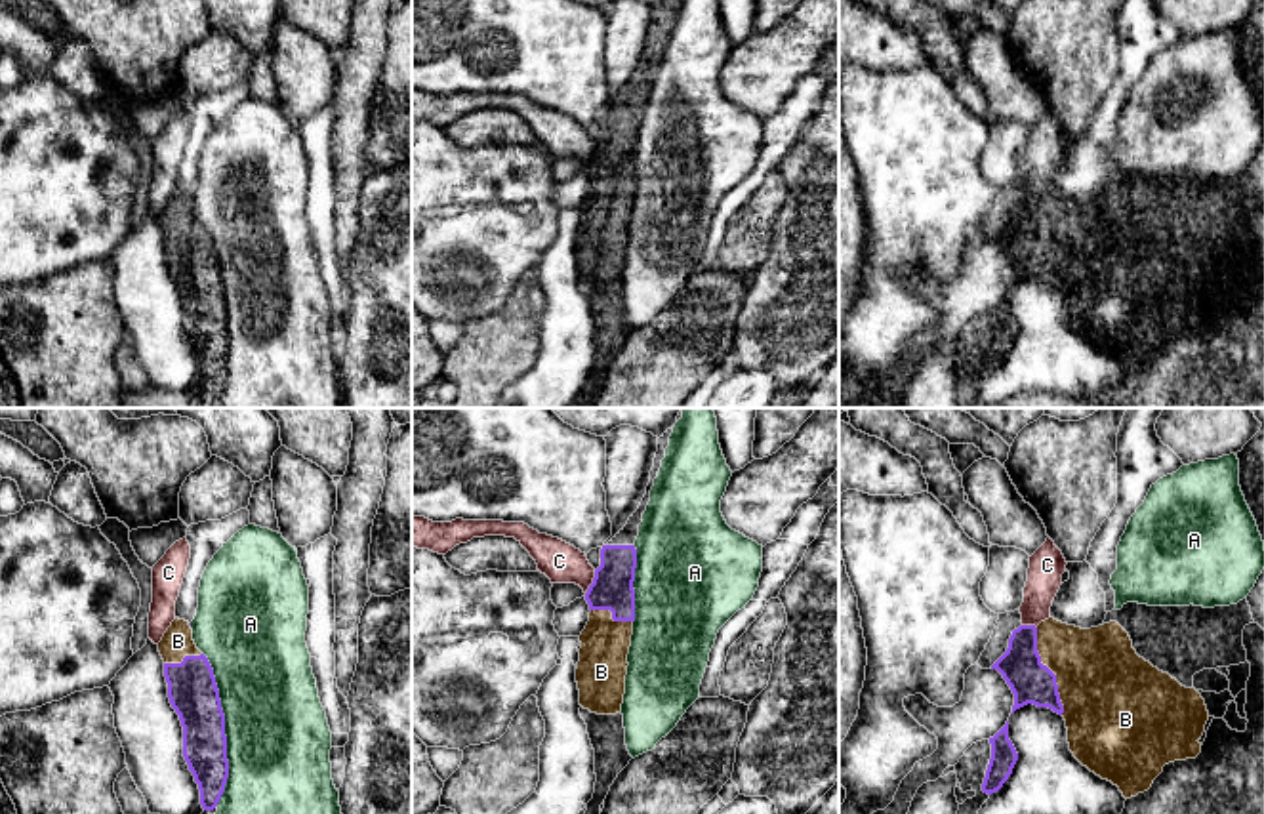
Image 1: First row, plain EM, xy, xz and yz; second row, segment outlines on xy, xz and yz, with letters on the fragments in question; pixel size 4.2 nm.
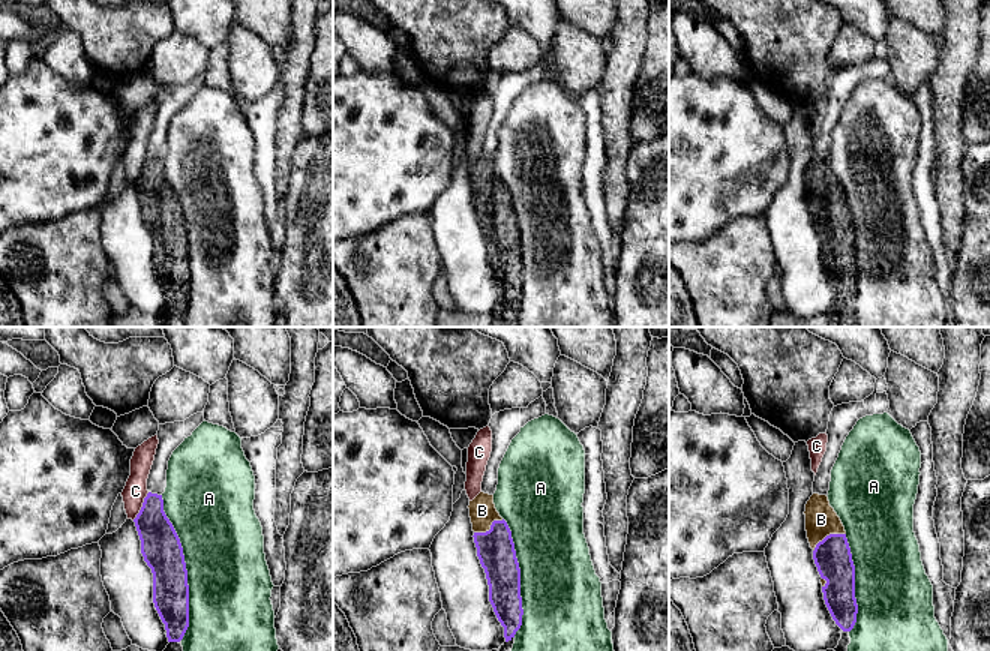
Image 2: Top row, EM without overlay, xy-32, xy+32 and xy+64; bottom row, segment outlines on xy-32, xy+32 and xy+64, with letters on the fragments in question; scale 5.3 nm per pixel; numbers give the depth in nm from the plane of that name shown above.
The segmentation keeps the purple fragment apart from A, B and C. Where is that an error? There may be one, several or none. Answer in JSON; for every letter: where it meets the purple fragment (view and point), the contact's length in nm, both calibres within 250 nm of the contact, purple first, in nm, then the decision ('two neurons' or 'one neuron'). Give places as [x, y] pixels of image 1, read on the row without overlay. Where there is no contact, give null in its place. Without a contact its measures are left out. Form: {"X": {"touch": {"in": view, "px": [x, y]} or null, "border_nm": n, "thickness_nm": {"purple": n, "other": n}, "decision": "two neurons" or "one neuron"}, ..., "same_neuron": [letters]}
{"A": {"touch": {"in": "xy", "px": [224, 302]}, "border_nm": 650, "thickness_nm": {"purple": 200, "other": 440}, "decision": "two neurons"}, "B": {"touch": {"in": "yz", "px": [1051, 244]}, "border_nm": 380, "thickness_nm": {"purple": 180, "other": 400}, "decision": "one neuron"}, "C": {"touch": {"in": "xz", "px": [593, 155]}, "border_nm": 110, "thickness_nm": {"purple": 180, "other": 170}, "decision": "two neurons"}, "same_neuron": ["B"]}

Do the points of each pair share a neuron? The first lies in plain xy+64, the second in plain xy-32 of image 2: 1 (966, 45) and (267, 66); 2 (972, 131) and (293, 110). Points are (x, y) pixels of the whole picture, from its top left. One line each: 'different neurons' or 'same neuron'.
1: different neurons
2: different neurons

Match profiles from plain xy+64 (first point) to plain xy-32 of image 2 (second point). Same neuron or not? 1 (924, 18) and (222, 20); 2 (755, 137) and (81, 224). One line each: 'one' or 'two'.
1: two
2: two

